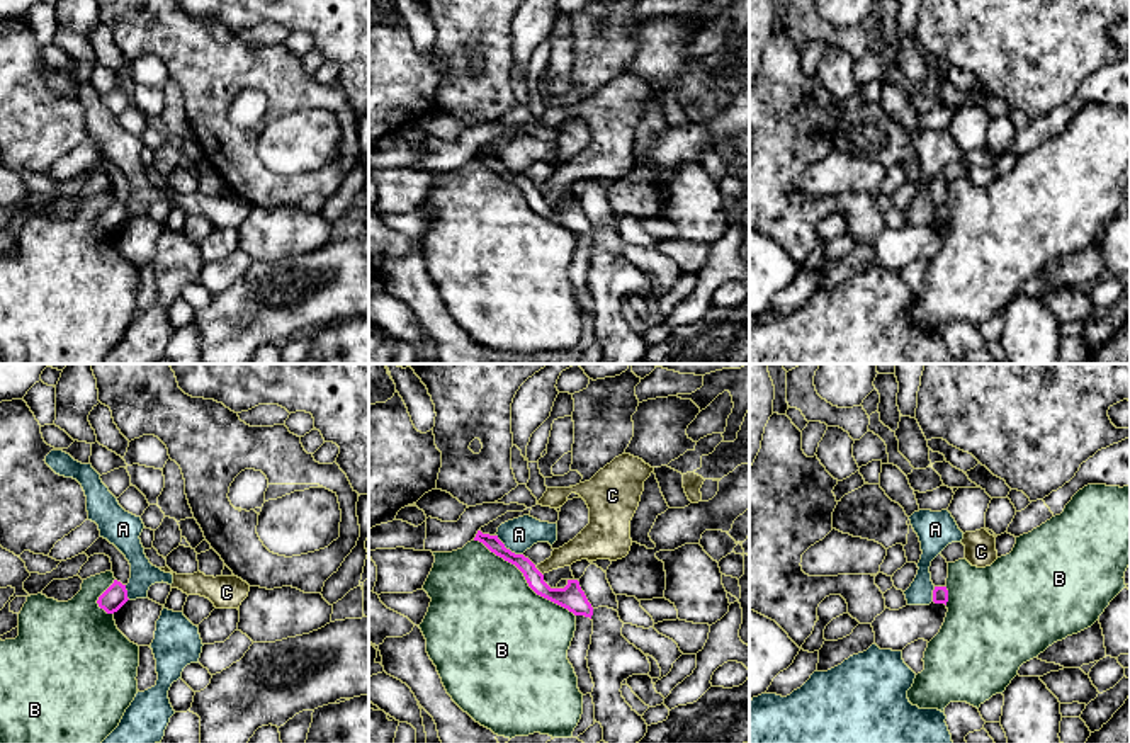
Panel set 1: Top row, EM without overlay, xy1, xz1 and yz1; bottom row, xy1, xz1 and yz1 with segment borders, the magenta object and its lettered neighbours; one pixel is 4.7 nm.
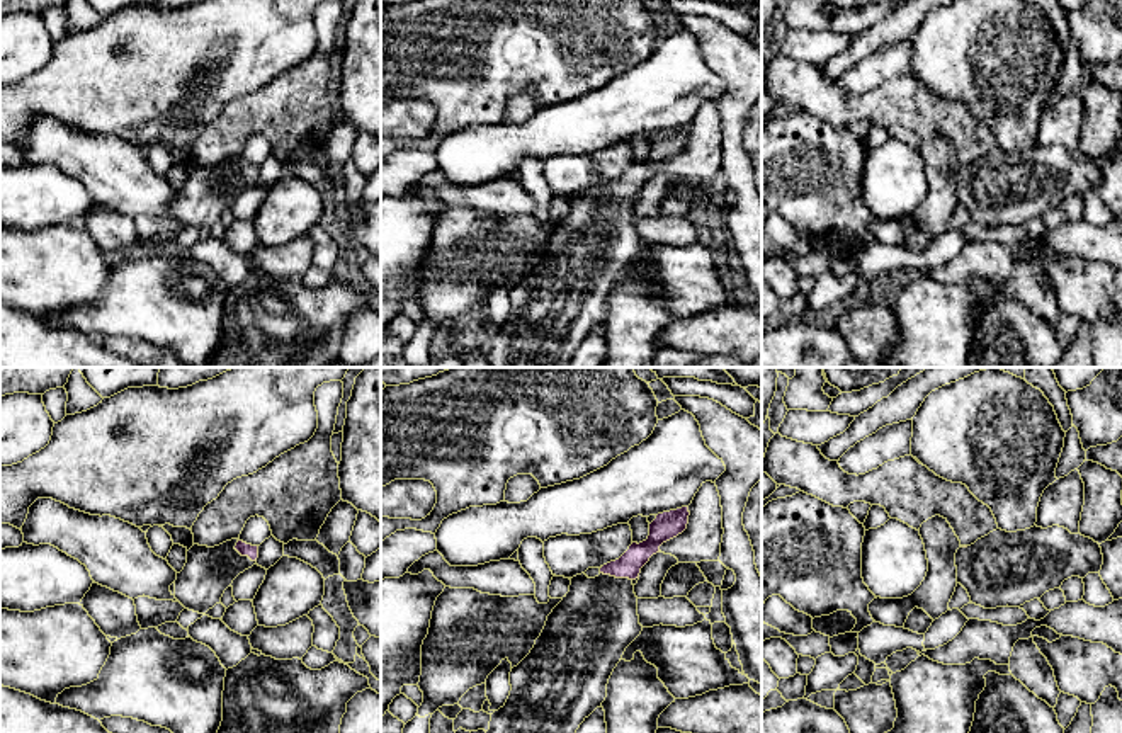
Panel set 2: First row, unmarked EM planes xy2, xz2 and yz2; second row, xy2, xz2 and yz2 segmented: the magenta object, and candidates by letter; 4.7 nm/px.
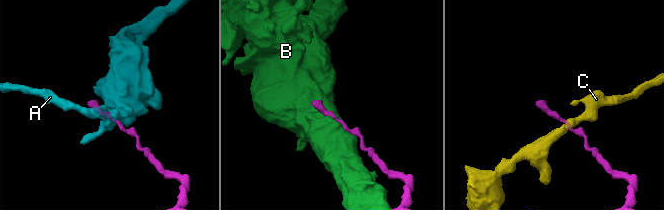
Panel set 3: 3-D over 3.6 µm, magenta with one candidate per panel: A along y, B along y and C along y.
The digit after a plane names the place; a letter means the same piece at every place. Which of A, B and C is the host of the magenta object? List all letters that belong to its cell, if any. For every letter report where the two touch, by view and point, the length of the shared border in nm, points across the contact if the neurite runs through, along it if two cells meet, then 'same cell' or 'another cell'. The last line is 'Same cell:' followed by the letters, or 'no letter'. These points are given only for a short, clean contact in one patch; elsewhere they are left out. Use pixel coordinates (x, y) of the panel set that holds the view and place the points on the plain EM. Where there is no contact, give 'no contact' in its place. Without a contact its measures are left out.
A: xz1 (508, 169) | 160 nm | along xz1 (497, 153), (507, 167), (522, 174) | another cell
B: xz1 (525, 198) | 600 nm | another cell
C: xz1 (539, 191) | 60 nm | along xz1 (534, 186), (542, 194) | another cell
Same cell: no letter

